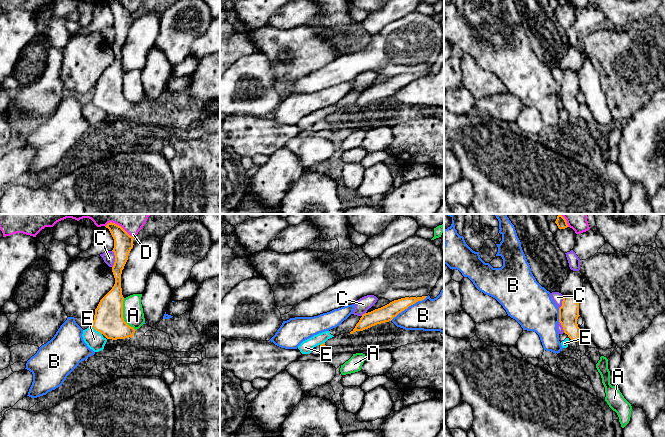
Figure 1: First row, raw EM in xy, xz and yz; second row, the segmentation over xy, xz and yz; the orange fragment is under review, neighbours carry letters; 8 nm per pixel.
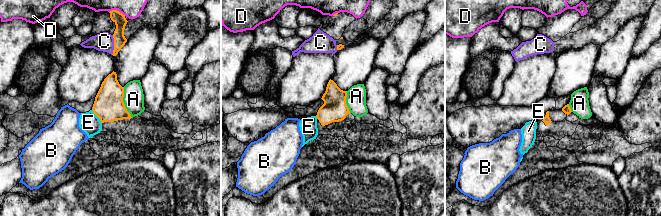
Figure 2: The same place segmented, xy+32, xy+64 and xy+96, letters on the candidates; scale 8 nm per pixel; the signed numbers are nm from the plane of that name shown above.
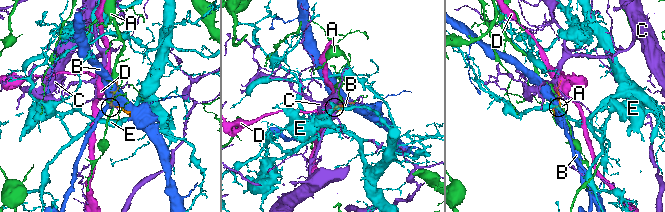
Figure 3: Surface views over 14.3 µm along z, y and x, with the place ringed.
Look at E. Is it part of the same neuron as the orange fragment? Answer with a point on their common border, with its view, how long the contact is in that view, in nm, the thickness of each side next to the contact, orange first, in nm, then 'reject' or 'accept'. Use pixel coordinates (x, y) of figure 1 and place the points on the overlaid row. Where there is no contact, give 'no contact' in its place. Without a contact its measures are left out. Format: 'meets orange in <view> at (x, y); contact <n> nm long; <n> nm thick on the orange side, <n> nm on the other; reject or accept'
meets orange in xy at (96, 330); contact 120 nm long; 240 nm thick on the orange side, 140 nm on the other; reject

